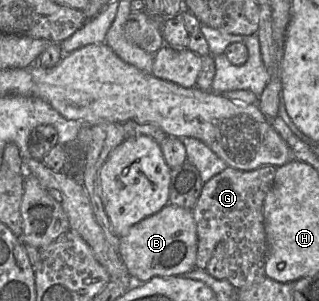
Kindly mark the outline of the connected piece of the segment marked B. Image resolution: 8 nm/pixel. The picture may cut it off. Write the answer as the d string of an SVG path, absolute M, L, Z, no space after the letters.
M167 204L120 237L119 255L135 283L145 283L155 276L179 276L192 271L197 248L197 225L192 210Z

